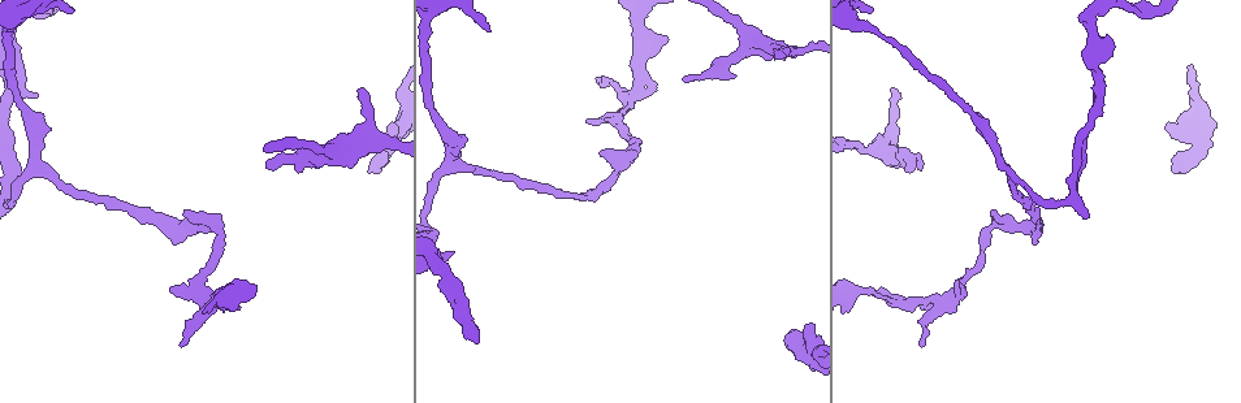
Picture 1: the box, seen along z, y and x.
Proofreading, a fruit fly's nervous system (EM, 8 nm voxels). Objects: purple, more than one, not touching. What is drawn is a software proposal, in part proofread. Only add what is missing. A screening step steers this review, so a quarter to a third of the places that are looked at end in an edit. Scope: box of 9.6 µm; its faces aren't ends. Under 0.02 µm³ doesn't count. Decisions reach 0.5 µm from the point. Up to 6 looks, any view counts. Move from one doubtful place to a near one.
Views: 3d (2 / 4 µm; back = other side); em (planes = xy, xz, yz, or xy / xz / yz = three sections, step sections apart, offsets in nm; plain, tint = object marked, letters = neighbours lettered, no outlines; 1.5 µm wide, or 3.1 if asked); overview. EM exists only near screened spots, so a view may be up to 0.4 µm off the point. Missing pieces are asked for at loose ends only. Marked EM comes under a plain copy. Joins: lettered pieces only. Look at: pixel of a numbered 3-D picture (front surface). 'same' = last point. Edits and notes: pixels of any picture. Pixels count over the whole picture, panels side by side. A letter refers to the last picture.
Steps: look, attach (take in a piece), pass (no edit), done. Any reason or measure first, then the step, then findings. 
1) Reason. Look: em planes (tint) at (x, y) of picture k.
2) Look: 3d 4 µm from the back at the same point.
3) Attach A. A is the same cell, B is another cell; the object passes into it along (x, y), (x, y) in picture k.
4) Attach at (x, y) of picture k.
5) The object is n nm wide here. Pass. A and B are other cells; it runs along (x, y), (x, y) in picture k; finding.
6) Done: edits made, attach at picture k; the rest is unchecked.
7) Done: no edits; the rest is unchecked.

Look: em yz step 4 (letters) at (37, 93) of picture 1.

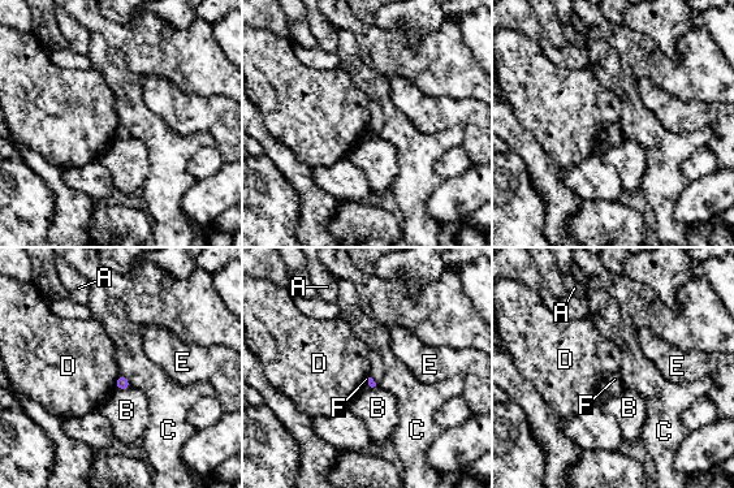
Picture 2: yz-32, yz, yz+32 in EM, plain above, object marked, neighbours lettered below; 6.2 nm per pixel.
Look: em planes (letters) at the same point.

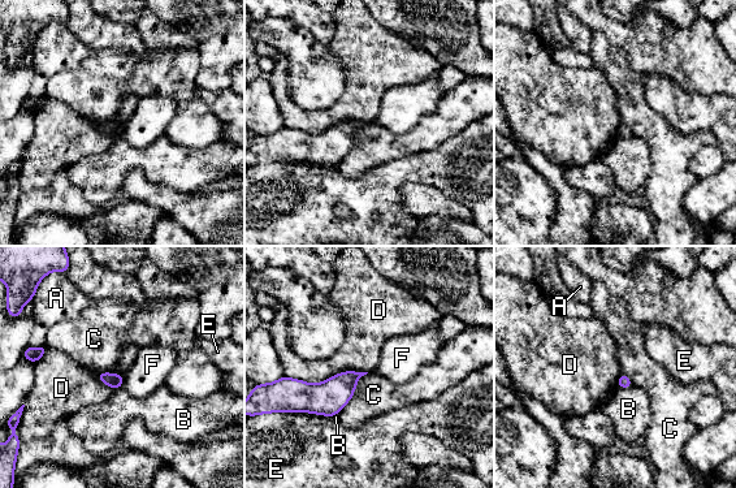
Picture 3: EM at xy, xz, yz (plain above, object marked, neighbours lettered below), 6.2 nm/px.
Pass. A, B, C, D, E and F are other cells; none of them fits.

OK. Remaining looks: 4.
Free end. Look: 3d 4 µm at (892, 89) of picture 1.

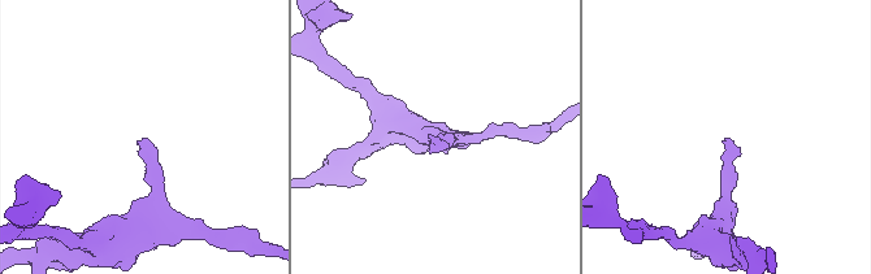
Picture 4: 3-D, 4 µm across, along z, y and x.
Look: em planes (letters) at (428, 136) of picture 4.

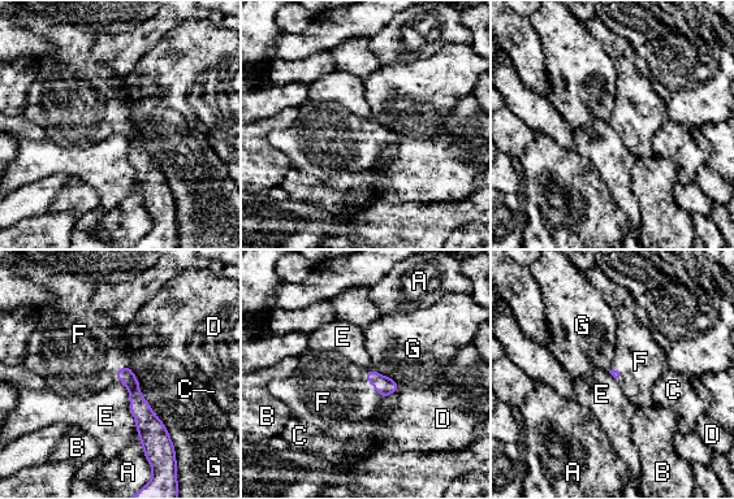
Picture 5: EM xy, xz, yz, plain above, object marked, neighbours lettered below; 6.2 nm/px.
The longest contact is with G, 550 nm. Attach F. F is the same cell, A, B, C, D, E and G are other cells; the object passes into it along (385, 386), (372, 385), (336, 400) in picture 5; it goes on there.

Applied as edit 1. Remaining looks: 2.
An open end. Look: em planes (letters) at (795, 331) of picture 1.

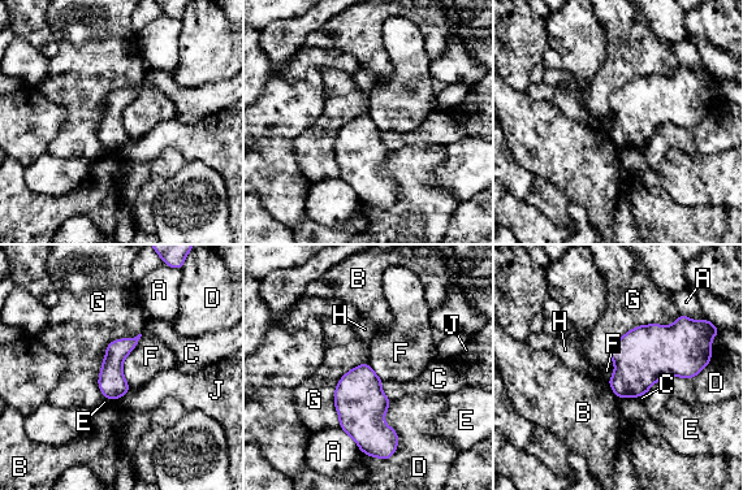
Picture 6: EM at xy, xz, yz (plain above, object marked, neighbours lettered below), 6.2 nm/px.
Pass. A, B, C, D, E, F, G, H and J are other cells; a border runs along (141, 333), (122, 363), (129, 389) in picture 6; none of them fits.

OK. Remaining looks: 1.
Done: edits made, attach at picture 5; the rest is unchecked.

